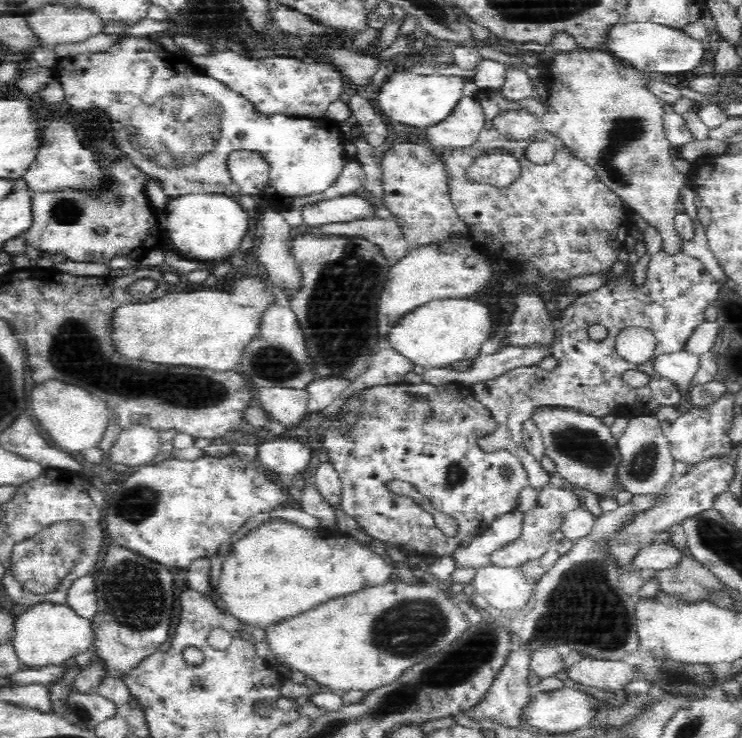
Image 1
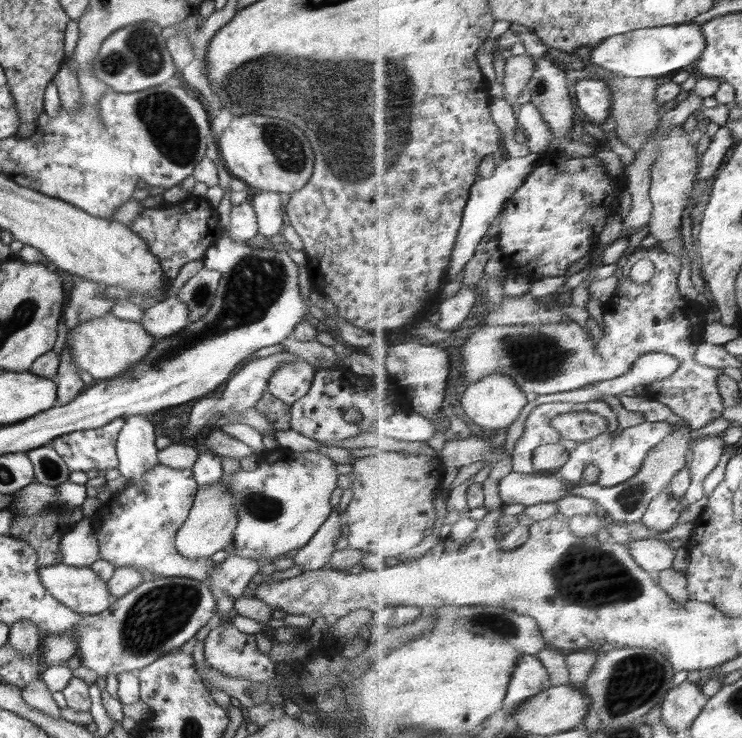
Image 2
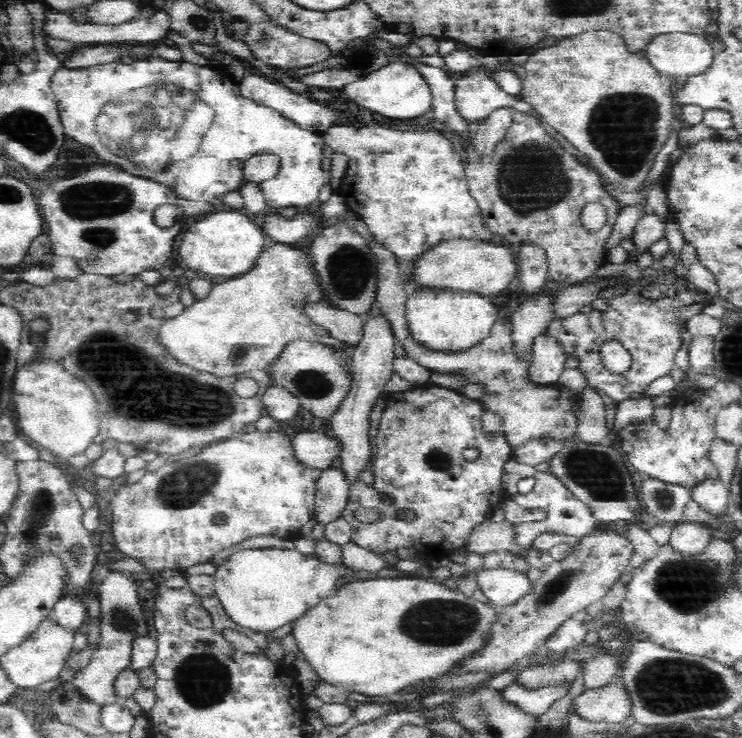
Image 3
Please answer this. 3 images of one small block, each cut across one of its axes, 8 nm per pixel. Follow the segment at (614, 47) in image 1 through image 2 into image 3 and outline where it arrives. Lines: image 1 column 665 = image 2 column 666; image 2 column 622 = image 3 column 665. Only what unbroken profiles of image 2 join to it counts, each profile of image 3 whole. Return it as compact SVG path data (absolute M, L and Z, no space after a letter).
M675 32L658 35L645 51L651 63L665 75L689 77L710 68L715 55L710 45L703 35Z

